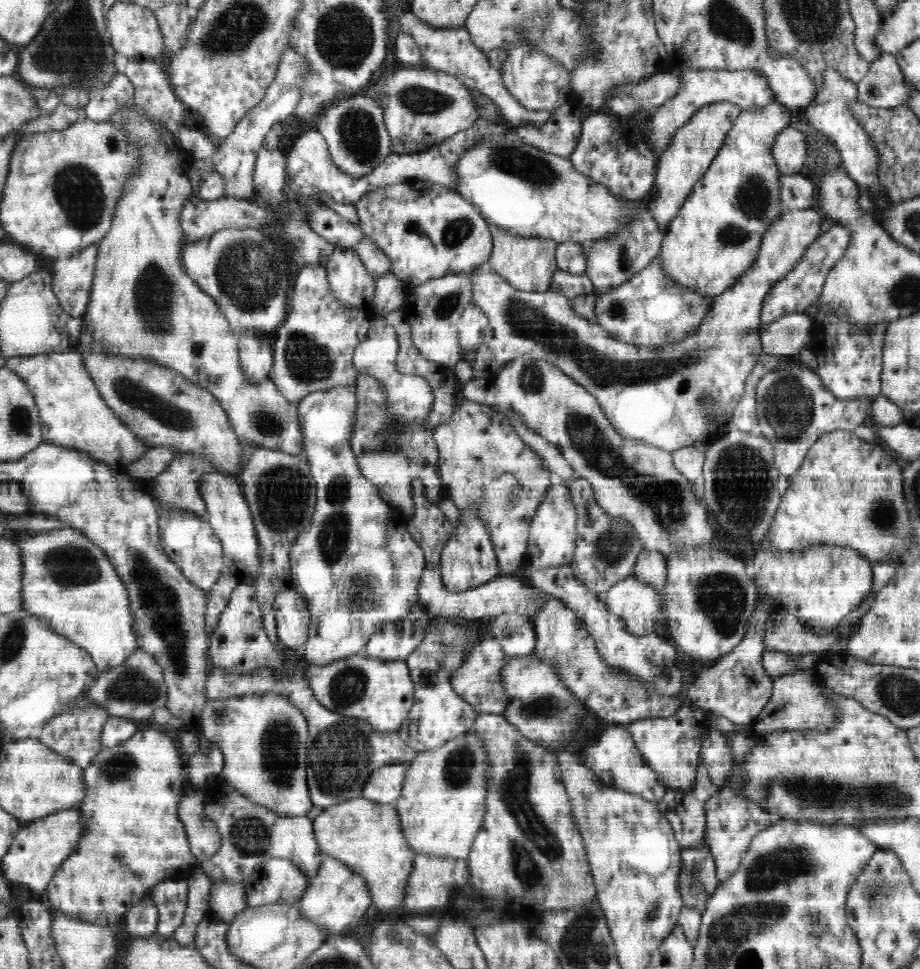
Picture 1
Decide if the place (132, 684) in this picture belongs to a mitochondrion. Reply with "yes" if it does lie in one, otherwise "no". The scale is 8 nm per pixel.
yes

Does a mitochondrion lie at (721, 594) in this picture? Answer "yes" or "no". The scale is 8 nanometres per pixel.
yes

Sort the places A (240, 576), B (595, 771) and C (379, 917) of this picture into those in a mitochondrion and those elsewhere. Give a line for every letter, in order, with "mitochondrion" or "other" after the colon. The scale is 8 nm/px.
A: other
B: other
C: other

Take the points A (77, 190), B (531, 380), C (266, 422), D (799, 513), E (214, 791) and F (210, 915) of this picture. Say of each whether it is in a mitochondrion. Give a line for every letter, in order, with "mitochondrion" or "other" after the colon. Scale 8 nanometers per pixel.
A: mitochondrion
B: mitochondrion
C: mitochondrion
D: other
E: other
F: other

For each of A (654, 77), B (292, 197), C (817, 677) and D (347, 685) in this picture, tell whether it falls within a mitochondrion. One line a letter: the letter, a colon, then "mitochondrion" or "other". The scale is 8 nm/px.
A: other
B: other
C: other
D: mitochondrion

